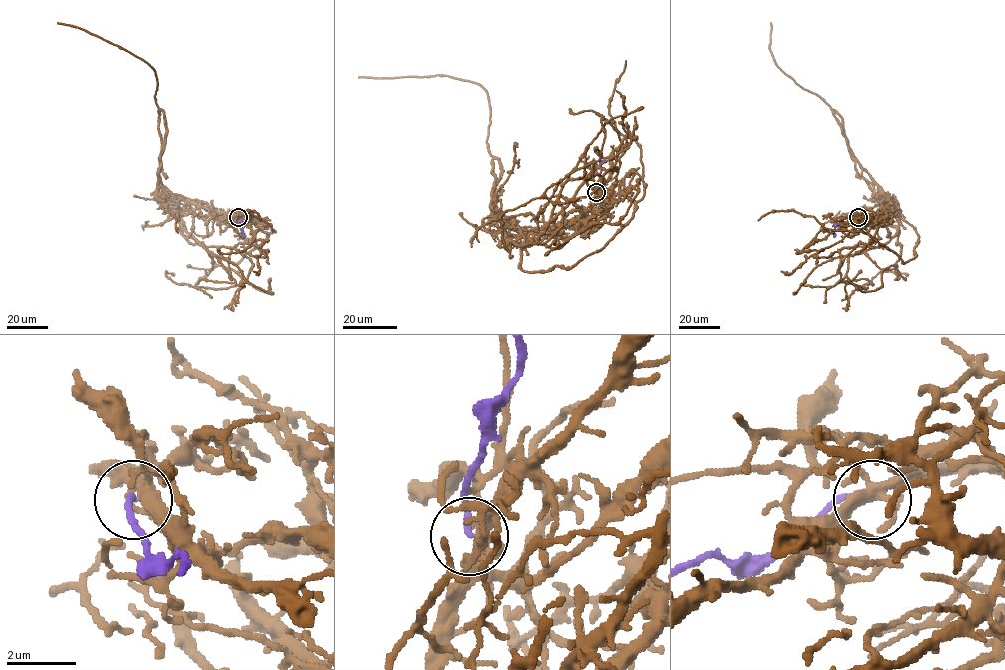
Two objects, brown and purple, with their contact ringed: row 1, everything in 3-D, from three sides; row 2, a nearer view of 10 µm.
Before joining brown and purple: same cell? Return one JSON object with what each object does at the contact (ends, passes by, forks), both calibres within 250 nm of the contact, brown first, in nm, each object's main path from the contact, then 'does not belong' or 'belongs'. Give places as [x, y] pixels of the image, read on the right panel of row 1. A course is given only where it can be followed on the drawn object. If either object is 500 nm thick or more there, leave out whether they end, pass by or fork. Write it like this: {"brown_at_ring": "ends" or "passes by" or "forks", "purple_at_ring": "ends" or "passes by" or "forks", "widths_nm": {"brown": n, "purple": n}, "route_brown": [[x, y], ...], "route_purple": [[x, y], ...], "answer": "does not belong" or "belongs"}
{"brown_at_ring": "forks", "purple_at_ring": "ends", "widths_nm": {"brown": 320, "purple": 170}, "route_brown": [[858, 217], [890, 197], [898, 231], [878, 247], [843, 247], [840, 278], [864, 289], [882, 272], [908, 275]], "route_purple": [[858, 217], [837, 224], [834, 236]], "answer": "does not belong"}

